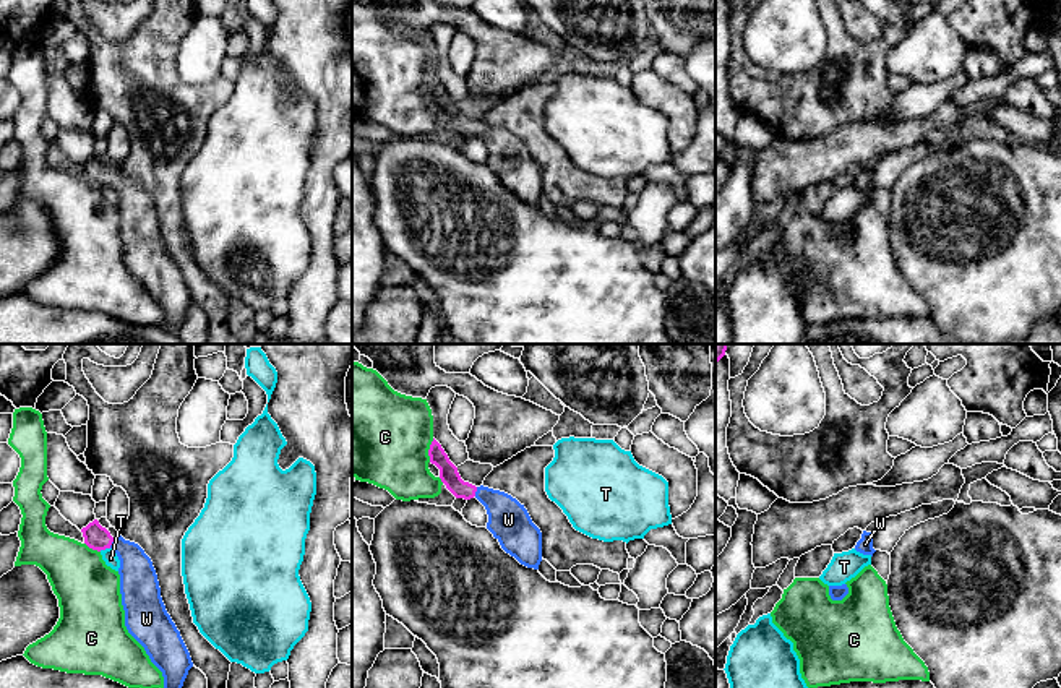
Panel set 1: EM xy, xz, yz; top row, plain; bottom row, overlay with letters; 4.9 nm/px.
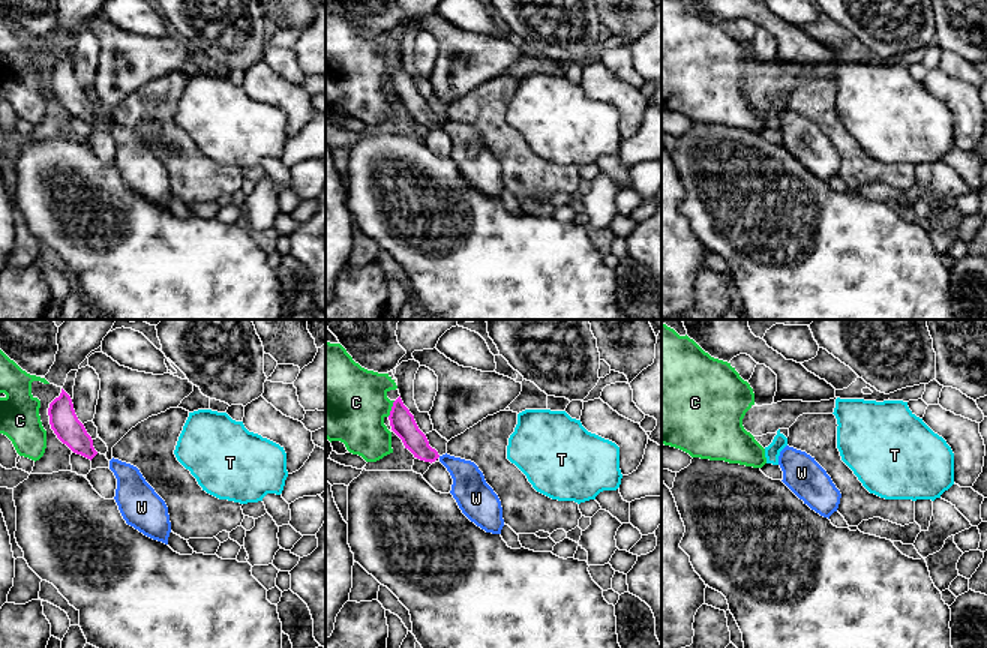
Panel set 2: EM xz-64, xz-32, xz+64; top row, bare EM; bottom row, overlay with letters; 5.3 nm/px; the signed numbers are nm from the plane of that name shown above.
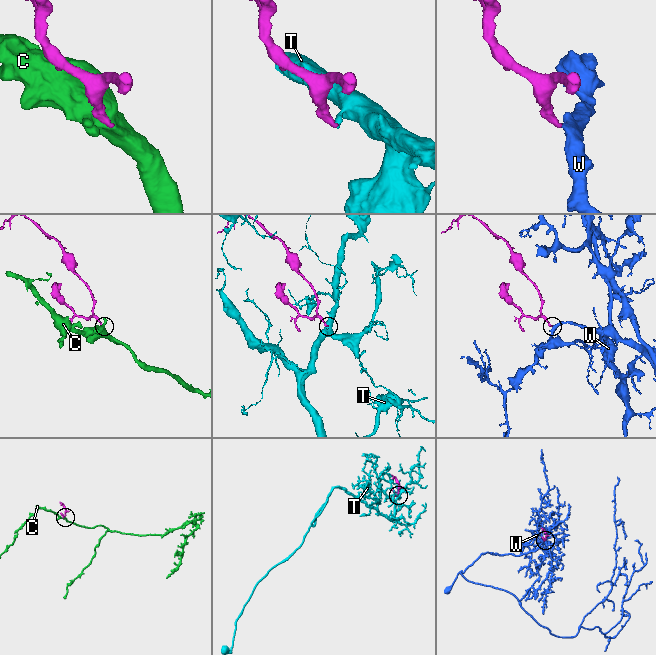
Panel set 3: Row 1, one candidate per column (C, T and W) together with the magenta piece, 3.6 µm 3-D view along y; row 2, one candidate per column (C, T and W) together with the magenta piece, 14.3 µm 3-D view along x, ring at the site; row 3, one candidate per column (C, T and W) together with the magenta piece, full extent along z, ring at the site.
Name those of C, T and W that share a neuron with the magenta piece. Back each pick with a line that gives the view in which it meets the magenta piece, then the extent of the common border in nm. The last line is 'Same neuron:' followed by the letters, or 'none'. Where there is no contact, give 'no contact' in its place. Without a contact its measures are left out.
W: meets magenta in xy; contact 50 nm long
Same neuron: W

